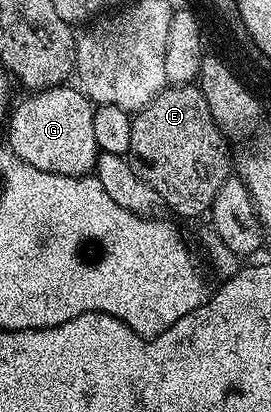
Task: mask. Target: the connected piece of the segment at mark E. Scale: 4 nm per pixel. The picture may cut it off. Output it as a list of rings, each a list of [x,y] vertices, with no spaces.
[[[168,85],[131,119],[131,170],[159,194],[166,209],[168,206],[176,210],[183,218],[206,215],[217,196],[217,188],[225,184],[233,170],[229,150],[227,154],[228,139],[213,120],[213,114],[207,113],[205,100],[198,85]]]

